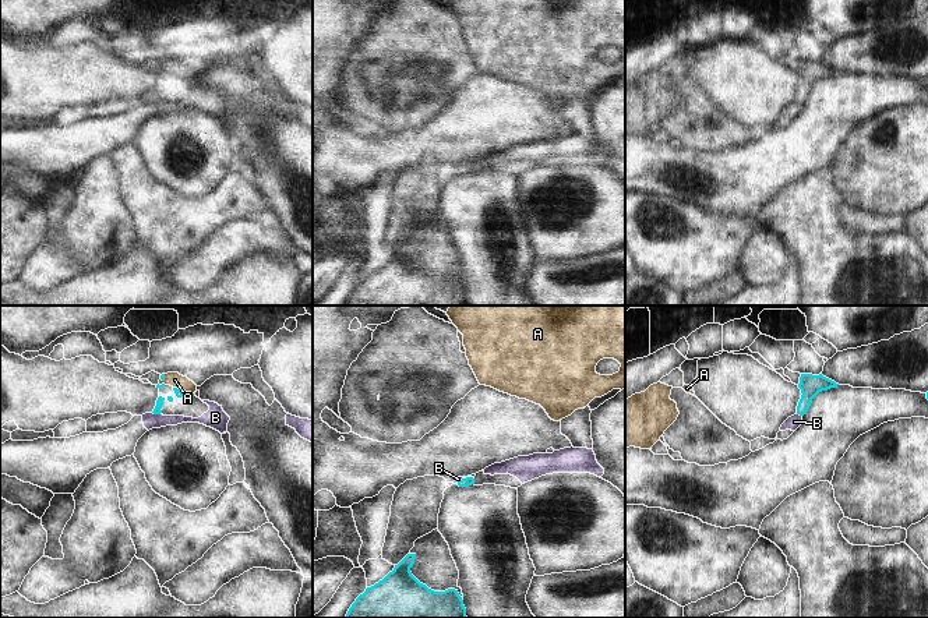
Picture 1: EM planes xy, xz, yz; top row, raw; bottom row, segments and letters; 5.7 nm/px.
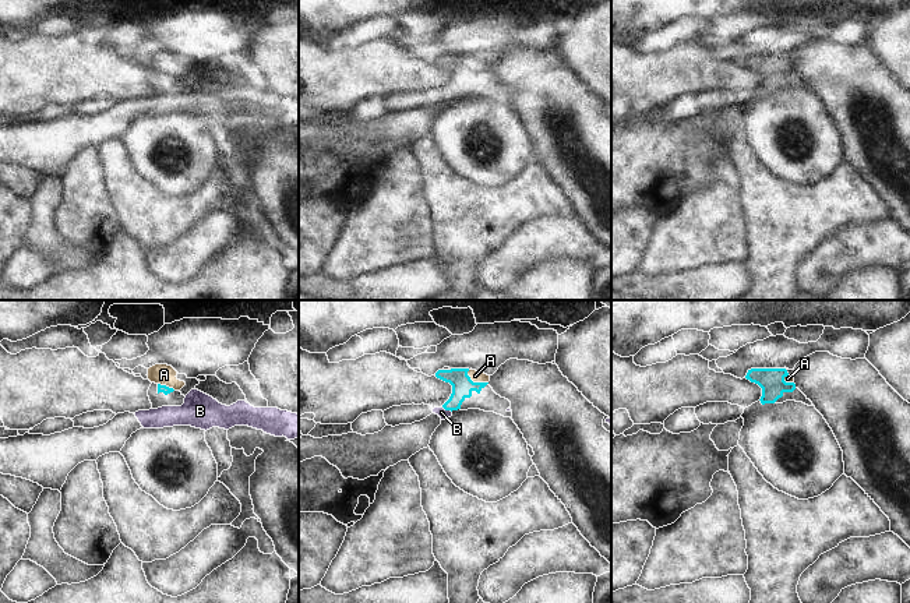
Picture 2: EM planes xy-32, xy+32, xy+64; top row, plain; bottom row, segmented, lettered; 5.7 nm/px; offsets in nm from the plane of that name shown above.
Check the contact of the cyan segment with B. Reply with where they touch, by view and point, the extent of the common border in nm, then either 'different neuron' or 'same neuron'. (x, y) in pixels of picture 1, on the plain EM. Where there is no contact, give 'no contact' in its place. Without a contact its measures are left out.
xy (156, 101) | 60 nm | different neuron

